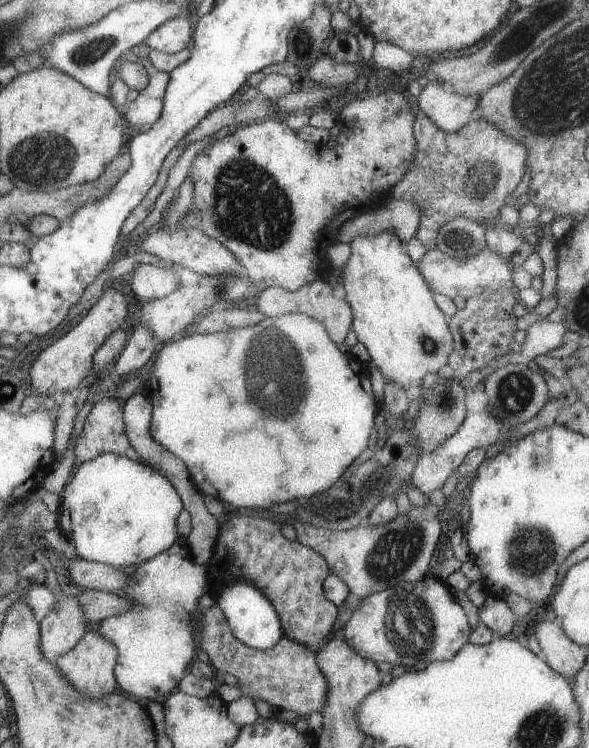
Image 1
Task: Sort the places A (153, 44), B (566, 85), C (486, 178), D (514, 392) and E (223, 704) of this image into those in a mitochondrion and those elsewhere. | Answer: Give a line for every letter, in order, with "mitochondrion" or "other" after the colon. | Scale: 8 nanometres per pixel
A: other
B: mitochondrion
C: mitochondrion
D: mitochondrion
E: other

